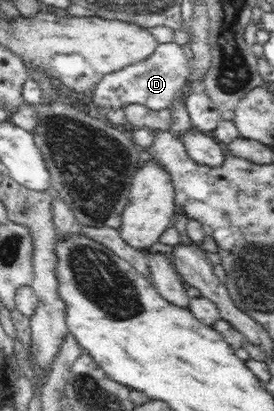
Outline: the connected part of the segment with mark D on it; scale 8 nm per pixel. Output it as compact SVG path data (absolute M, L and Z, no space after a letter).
M162 43L150 54L150 57L138 64L128 65L120 72L110 73L94 85L88 103L93 113L104 115L111 109L126 109L130 104L138 104L160 112L168 108L177 92L184 86L191 73L190 55L187 47L178 43Z

